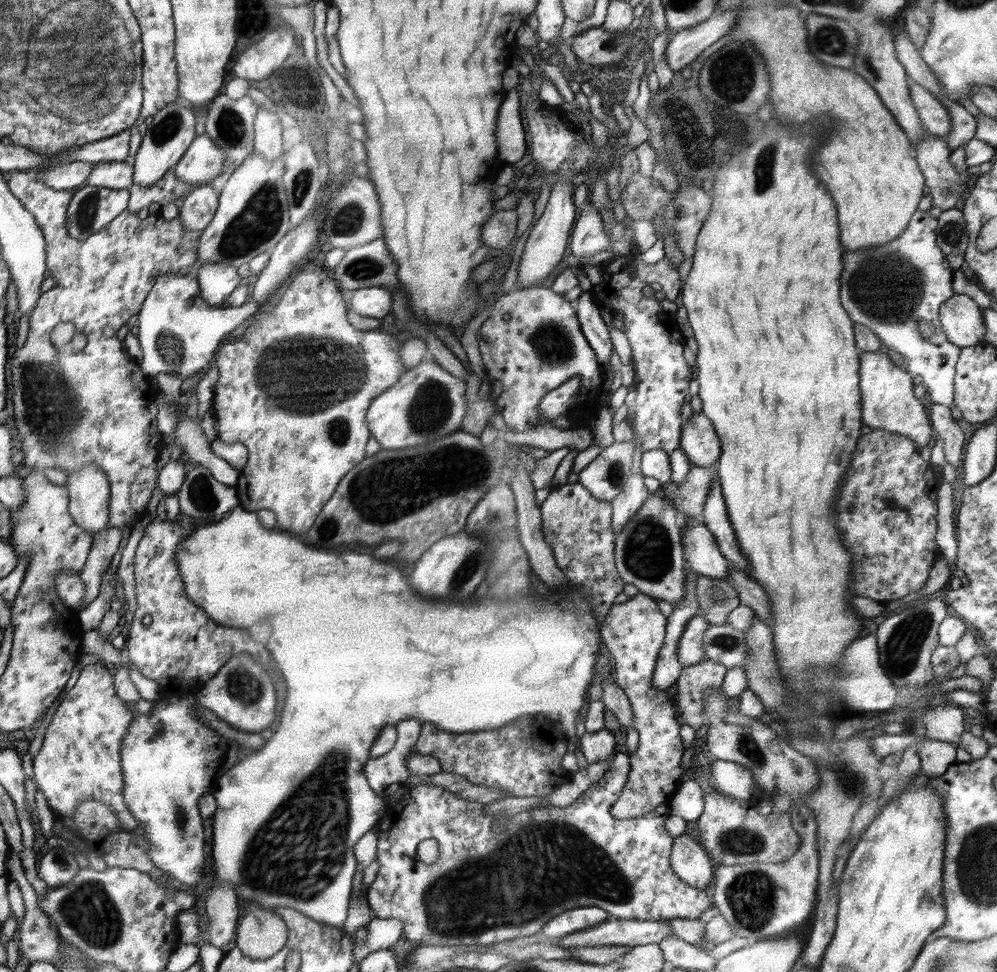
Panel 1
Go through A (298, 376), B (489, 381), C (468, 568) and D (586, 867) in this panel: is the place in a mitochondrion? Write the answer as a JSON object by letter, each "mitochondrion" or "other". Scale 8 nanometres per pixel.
{"A":"mitochondrion","B":"other","C":"mitochondrion","D":"mitochondrion"}

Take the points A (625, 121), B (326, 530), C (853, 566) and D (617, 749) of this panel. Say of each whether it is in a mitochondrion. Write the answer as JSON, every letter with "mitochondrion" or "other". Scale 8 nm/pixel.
{"A":"other","B":"other","C":"other","D":"other"}

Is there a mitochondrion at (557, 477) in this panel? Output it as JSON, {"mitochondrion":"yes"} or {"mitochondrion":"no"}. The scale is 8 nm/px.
{"mitochondrion":"no"}

